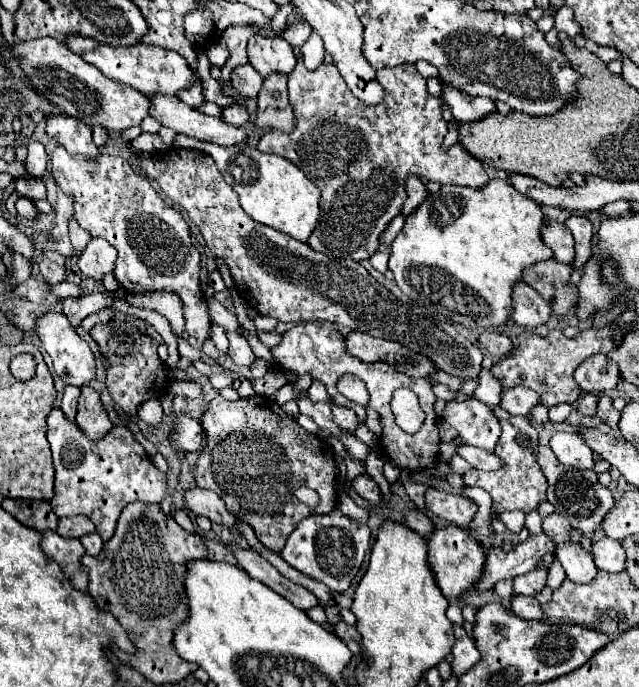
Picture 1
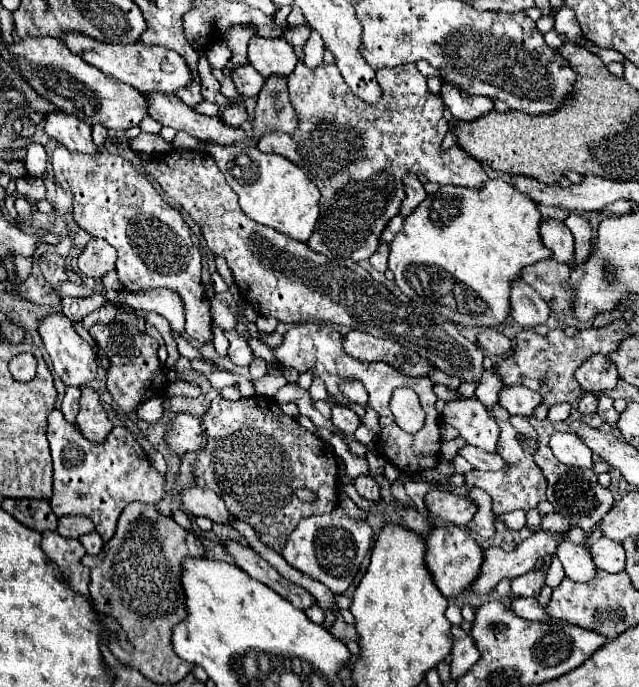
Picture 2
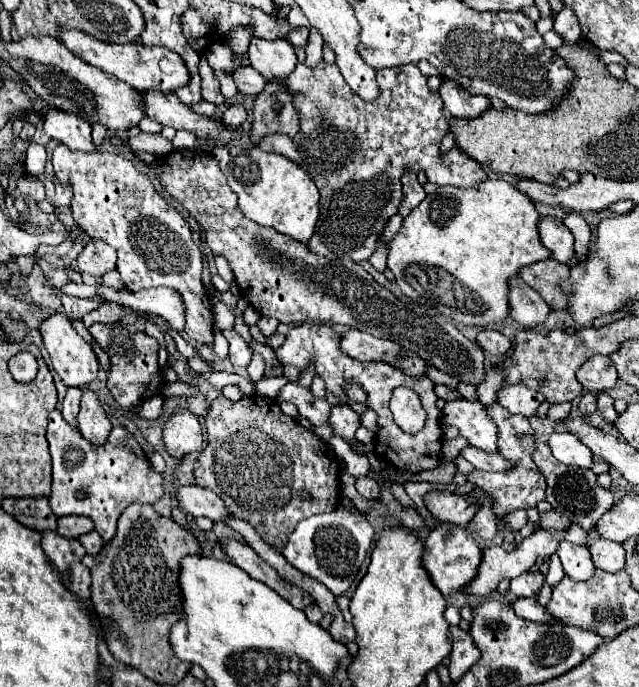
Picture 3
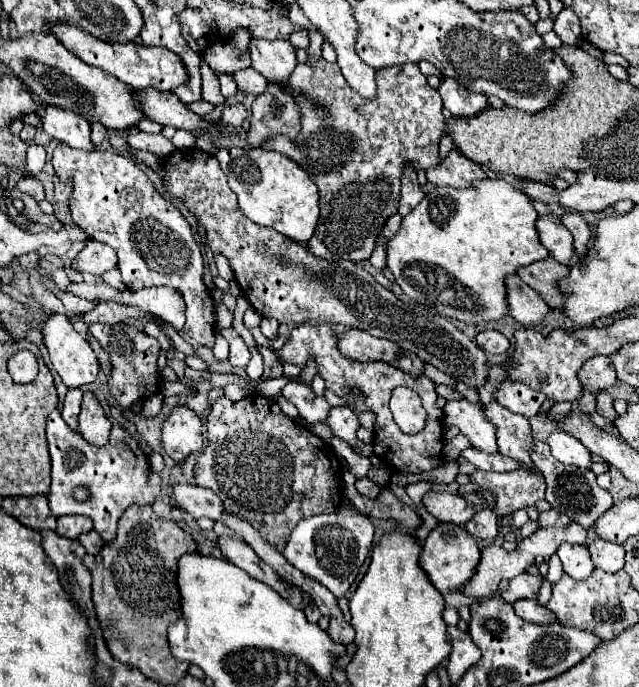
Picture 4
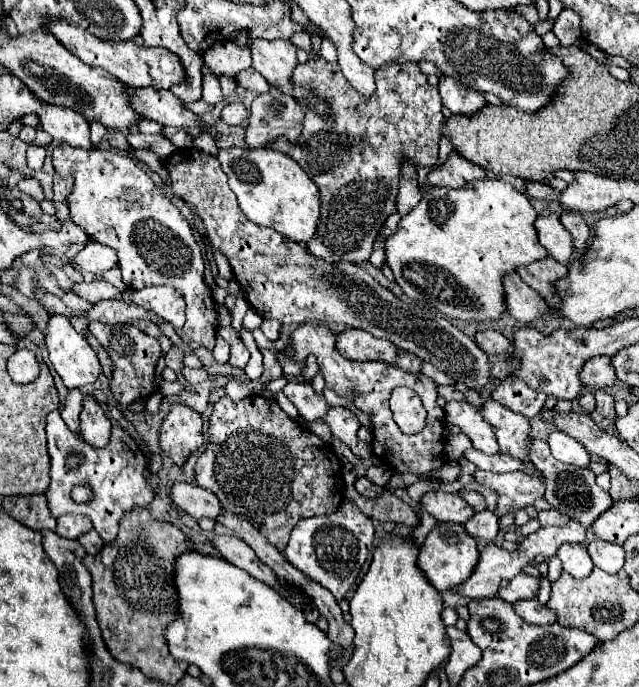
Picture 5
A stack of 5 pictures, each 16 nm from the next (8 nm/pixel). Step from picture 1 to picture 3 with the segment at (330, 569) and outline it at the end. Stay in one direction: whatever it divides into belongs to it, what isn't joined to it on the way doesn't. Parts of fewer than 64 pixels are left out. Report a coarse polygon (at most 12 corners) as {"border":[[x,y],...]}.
{"border":[[304,518],[282,556],[342,596],[370,550],[366,518]]}

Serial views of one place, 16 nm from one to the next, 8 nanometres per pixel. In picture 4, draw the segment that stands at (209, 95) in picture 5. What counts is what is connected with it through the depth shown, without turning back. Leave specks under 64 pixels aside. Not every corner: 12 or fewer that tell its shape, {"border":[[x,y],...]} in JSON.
{"border":[[200,64],[202,100],[212,104],[224,102],[218,78]]}

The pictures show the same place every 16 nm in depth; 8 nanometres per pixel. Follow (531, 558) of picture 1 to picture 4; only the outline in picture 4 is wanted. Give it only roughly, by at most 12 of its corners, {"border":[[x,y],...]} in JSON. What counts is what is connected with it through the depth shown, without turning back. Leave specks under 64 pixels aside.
{"border":[[538,528],[516,550],[482,550],[460,592],[492,596],[500,580],[548,560],[562,542],[586,544],[586,530]]}

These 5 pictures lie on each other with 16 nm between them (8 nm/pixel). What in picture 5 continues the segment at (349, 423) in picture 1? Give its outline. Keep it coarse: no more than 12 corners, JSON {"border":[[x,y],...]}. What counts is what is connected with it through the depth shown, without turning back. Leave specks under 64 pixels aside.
{"border":[[330,408],[326,424],[357,457],[372,456],[357,437],[360,422],[348,408]]}

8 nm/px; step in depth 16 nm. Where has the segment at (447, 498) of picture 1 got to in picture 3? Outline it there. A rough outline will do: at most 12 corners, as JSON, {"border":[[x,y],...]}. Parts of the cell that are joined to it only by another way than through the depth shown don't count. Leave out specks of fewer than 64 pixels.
{"border":[[430,490],[424,504],[434,518],[466,526],[478,510],[464,496]]}

